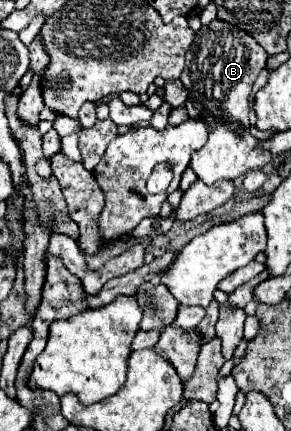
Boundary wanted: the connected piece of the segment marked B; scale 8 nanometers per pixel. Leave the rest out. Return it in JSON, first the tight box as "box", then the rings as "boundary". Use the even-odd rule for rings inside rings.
{"box":[180,18,272,186],"boundary":[[[214,18],[208,26],[202,26],[194,36],[192,48],[188,48],[180,80],[188,90],[188,100],[210,128],[206,144],[192,154],[190,166],[208,186],[218,180],[236,180],[238,176],[262,168],[272,160],[270,150],[264,150],[260,140],[248,132],[250,90],[258,74],[264,70],[266,60],[268,54],[248,32],[218,18]]]}

